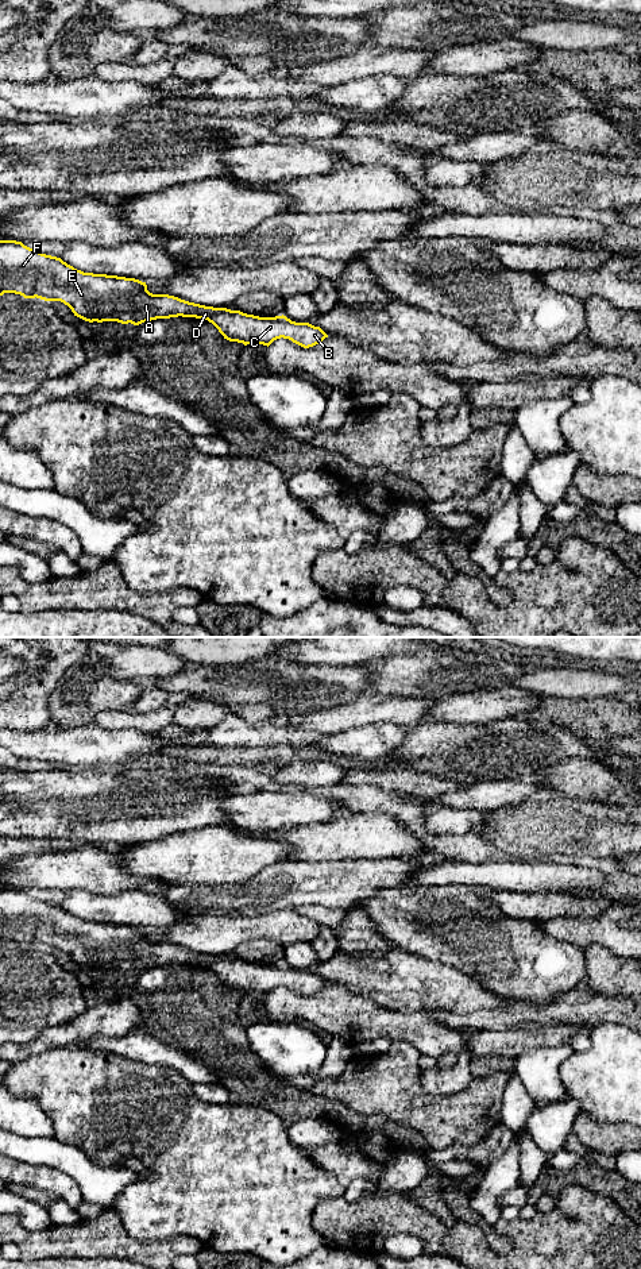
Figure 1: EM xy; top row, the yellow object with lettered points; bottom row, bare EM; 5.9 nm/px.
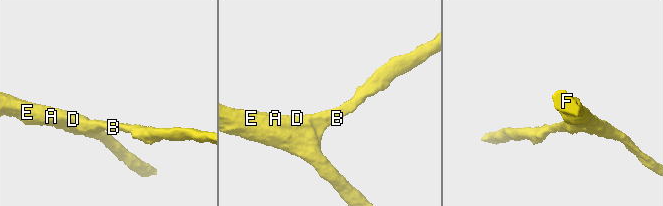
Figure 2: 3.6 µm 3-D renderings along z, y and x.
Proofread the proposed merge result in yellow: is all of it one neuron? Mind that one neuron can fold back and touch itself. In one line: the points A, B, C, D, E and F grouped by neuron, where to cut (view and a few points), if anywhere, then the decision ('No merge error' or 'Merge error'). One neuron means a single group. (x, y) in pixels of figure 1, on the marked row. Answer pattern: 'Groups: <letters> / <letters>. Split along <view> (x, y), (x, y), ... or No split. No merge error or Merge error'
Groups: A B C D E F. No split. No merge error

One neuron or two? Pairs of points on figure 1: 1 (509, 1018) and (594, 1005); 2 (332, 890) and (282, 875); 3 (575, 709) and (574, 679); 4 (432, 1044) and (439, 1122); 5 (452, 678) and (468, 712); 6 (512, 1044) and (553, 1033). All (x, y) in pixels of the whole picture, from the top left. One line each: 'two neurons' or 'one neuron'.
1: one neuron
2: one neuron
3: two neurons
4: two neurons
5: two neurons
6: one neuron

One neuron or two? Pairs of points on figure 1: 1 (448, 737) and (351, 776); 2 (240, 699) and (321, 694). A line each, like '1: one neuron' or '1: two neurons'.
1: two neurons
2: one neuron

